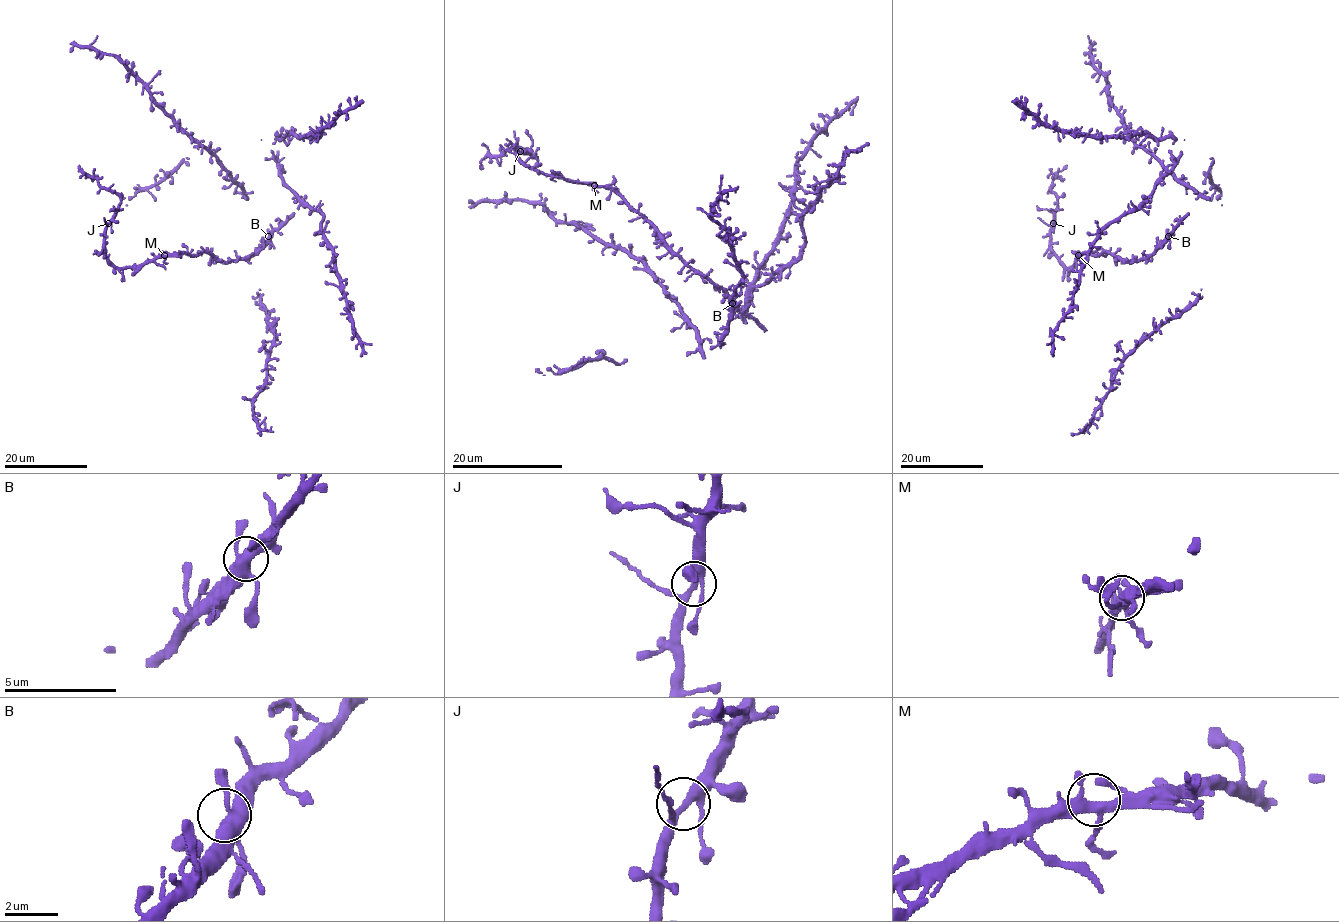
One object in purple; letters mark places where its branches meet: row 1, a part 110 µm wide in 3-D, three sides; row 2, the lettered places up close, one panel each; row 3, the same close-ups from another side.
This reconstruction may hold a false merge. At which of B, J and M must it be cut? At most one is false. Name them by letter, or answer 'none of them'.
none of them

